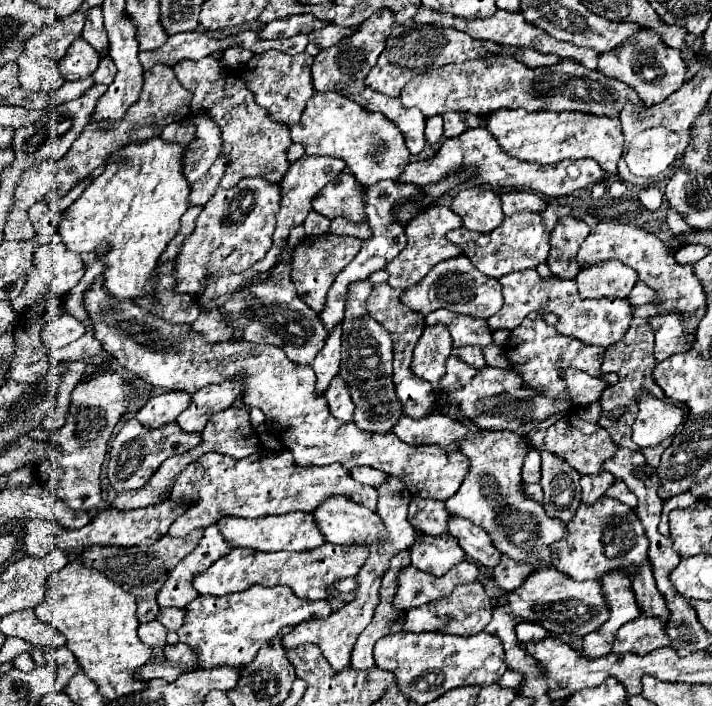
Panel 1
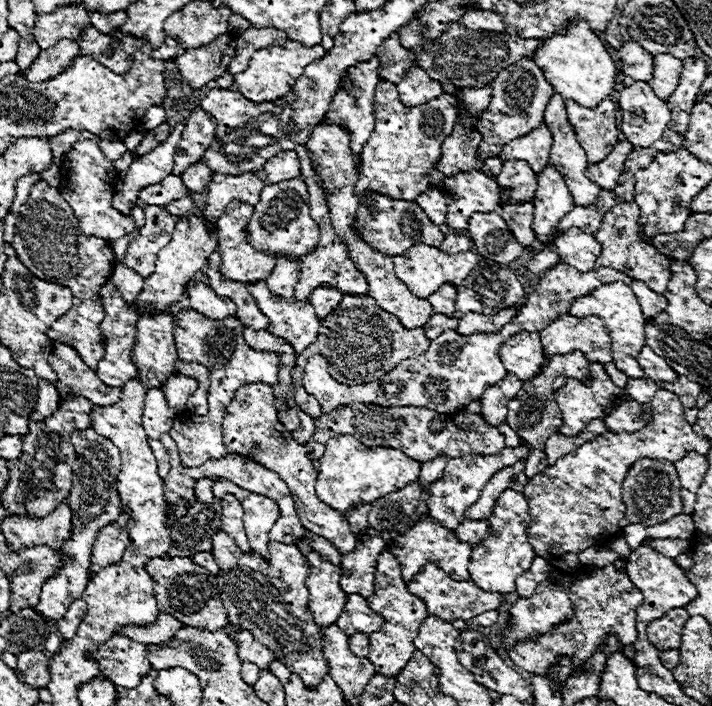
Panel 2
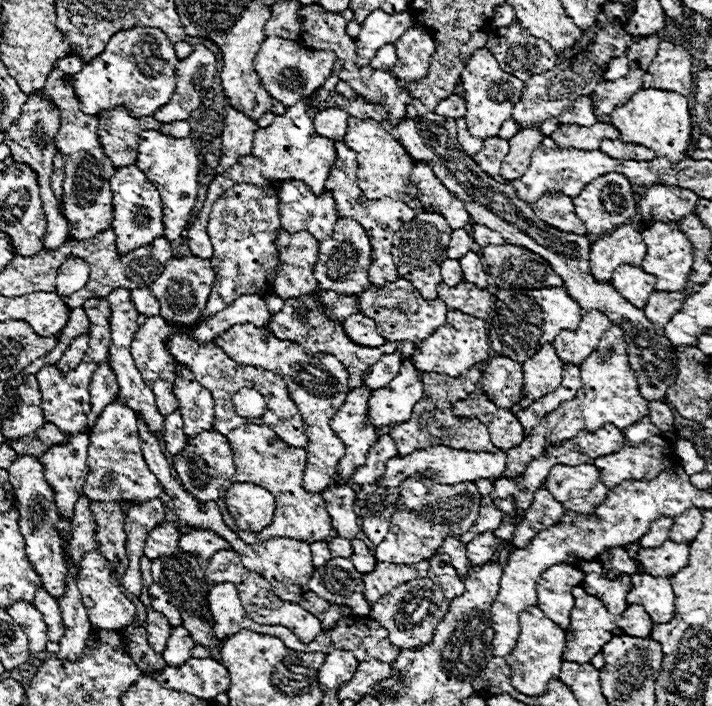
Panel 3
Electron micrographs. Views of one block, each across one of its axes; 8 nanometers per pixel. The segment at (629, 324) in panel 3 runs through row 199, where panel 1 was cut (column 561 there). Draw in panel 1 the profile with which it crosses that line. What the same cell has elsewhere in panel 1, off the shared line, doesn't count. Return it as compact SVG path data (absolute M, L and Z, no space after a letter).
M544 430L528 434L528 442L542 456L542 480L544 490L542 506L550 516L558 516L562 522L570 522L580 506L580 474L556 454L544 450Z

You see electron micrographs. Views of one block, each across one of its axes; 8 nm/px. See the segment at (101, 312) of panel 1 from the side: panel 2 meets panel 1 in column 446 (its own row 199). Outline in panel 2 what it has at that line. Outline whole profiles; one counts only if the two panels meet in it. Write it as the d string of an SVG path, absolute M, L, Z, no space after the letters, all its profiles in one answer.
M460 172L446 180L444 198L448 204L446 224L456 230L468 230L472 212L492 212L498 208L498 184L482 172Z

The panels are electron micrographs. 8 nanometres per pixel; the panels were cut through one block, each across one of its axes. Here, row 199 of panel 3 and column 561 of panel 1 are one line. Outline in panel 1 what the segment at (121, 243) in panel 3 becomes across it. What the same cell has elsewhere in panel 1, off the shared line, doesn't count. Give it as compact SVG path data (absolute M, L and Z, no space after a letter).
M496 110L488 116L488 132L498 140L500 148L512 158L556 164L562 160L592 158L608 174L616 172L618 158L622 154L624 138L618 116L596 116L584 112L526 112L526 110Z

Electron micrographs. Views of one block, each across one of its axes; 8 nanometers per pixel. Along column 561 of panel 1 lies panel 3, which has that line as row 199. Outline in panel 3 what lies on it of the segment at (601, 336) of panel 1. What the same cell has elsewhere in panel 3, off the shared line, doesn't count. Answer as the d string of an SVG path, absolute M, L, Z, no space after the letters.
M286 180L278 190L278 212L282 228L290 234L306 230L318 242L334 234L336 204L330 192L314 196L302 180Z

